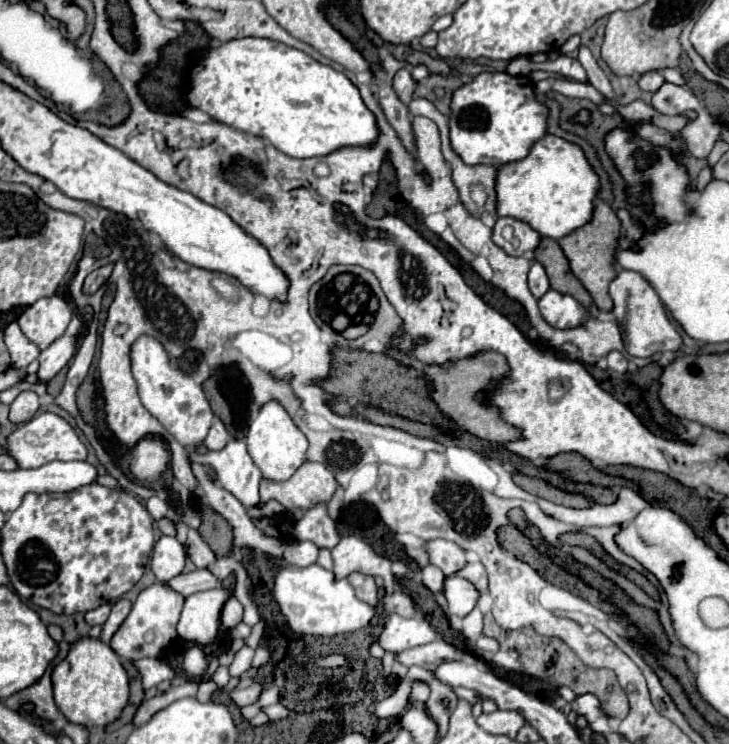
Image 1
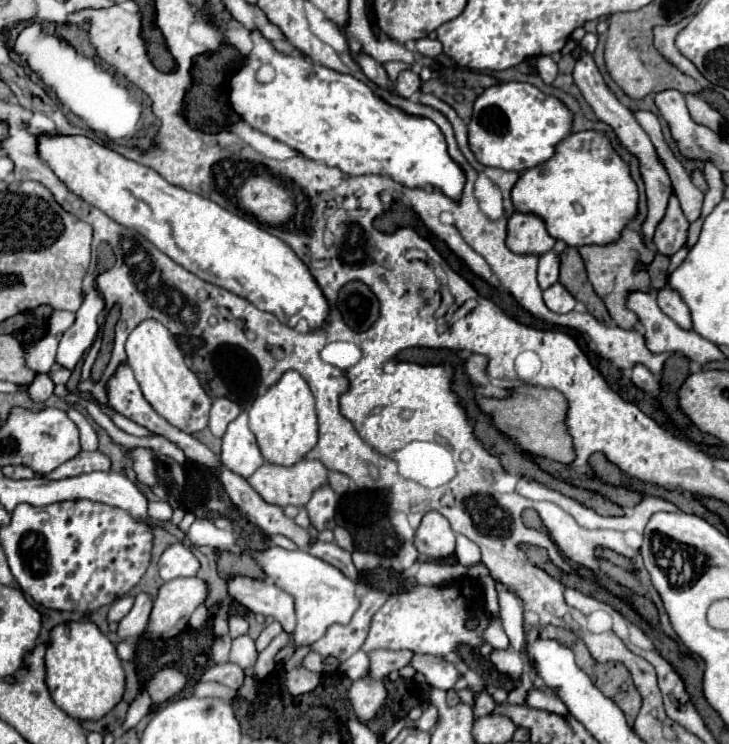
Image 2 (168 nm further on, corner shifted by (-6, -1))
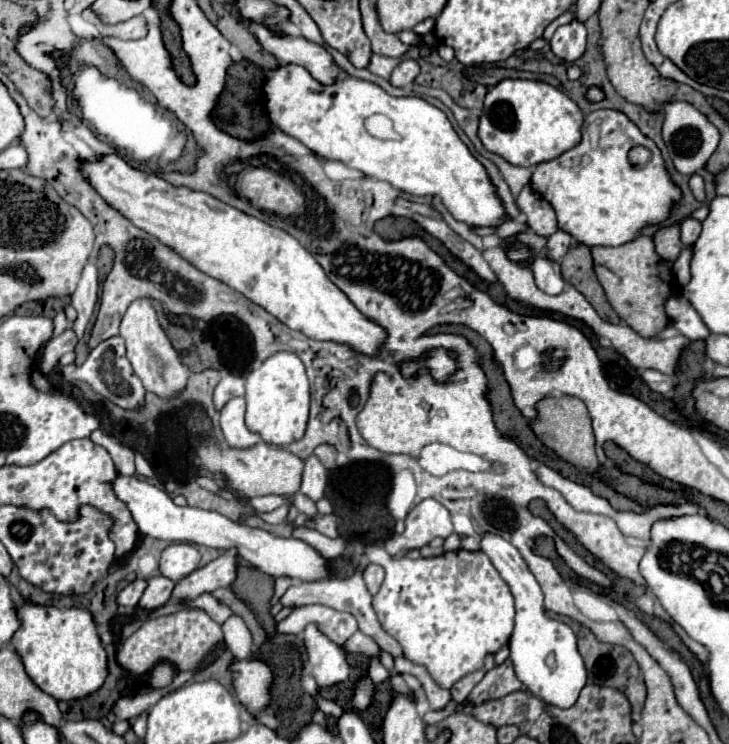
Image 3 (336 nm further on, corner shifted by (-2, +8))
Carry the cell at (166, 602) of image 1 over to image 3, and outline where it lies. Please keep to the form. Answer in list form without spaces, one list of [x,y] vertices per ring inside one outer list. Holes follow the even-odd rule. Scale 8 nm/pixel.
[[[228,550],[210,564],[196,568],[192,574],[184,576],[184,580],[176,582],[172,600],[194,600],[206,592],[214,592],[216,588],[230,586],[230,582],[236,578],[236,562],[236,550]]]

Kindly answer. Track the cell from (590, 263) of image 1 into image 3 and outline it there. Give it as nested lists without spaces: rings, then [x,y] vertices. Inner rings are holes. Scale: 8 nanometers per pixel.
[[[638,236],[636,240],[630,240],[628,244],[622,244],[618,248],[596,246],[590,248],[590,252],[594,260],[594,272],[606,292],[610,306],[620,316],[620,320],[624,320],[640,336],[650,338],[658,334],[668,324],[668,318],[664,314],[664,302],[668,296],[676,294],[678,282],[674,274],[668,272],[666,262],[656,254],[652,240],[648,236]],[[660,288],[662,288],[662,298],[660,298]]]

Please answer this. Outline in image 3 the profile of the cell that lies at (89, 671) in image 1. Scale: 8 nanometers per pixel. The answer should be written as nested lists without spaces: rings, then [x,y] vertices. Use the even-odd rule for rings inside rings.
[[[54,606],[18,608],[22,626],[12,638],[16,652],[22,656],[24,668],[34,684],[56,700],[72,702],[98,692],[108,678],[108,656],[98,636],[92,612],[86,608],[58,610]]]

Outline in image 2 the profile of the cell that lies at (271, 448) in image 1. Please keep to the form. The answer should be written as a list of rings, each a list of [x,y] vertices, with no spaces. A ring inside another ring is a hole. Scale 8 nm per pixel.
[[[286,371],[264,395],[250,405],[250,429],[258,441],[264,461],[274,465],[294,465],[318,441],[318,423],[314,411],[314,395],[298,371]]]

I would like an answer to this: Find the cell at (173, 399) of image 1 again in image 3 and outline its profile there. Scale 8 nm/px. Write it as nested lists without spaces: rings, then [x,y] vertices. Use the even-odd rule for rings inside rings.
[[[140,298],[130,304],[130,308],[126,310],[122,324],[120,324],[120,336],[126,342],[128,360],[134,368],[134,372],[136,372],[136,376],[140,376],[140,380],[148,392],[152,392],[160,398],[172,398],[172,396],[178,396],[186,388],[190,370],[178,358],[178,352],[174,350],[172,342],[168,340],[166,332],[160,326],[156,310],[150,300]]]

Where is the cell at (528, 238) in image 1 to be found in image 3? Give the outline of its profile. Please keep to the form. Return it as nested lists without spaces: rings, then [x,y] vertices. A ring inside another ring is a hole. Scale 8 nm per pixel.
[[[526,186],[518,198],[516,198],[516,206],[520,208],[520,212],[526,214],[526,224],[532,232],[536,232],[538,236],[552,236],[558,230],[556,224],[556,216],[552,206],[536,192],[530,190],[530,186]]]

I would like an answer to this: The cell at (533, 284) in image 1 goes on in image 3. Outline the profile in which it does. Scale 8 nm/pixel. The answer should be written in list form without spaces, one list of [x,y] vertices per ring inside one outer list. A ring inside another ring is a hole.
[[[562,230],[554,232],[554,234],[548,238],[548,242],[546,242],[546,258],[558,262],[558,260],[566,254],[570,242],[572,242],[572,236],[570,236],[570,234],[566,234],[566,232],[562,232]]]

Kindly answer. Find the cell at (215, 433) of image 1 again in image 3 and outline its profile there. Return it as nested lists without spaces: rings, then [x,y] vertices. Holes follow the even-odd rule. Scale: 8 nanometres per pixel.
[[[226,374],[214,390],[214,408],[224,408],[224,404],[236,396],[244,396],[244,378],[236,374]]]

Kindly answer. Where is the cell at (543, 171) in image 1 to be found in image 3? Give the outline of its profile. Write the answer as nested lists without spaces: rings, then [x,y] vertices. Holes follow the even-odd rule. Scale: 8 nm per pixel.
[[[614,110],[592,112],[586,126],[598,124],[598,142],[590,142],[590,132],[584,128],[584,140],[560,154],[554,160],[534,166],[530,184],[536,184],[558,216],[558,228],[586,246],[620,246],[638,236],[646,224],[666,220],[670,206],[680,200],[676,188],[666,174],[664,160],[656,144],[622,114]],[[644,146],[652,152],[648,164],[636,166],[628,154],[632,148]]]

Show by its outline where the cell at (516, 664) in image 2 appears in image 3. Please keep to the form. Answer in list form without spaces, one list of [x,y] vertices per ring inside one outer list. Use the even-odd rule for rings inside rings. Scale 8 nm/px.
[[[504,660],[500,666],[494,666],[492,670],[488,670],[486,676],[482,678],[482,682],[476,684],[476,688],[470,692],[470,702],[482,704],[486,700],[496,700],[510,692],[522,690],[522,688],[524,686],[520,684],[520,680],[512,668],[512,660]]]

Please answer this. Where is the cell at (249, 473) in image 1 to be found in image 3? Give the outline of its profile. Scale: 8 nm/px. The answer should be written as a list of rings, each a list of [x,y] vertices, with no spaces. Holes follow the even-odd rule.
[[[232,398],[220,412],[220,428],[228,448],[252,448],[252,444],[260,442],[260,436],[246,428],[244,410],[244,398]]]

